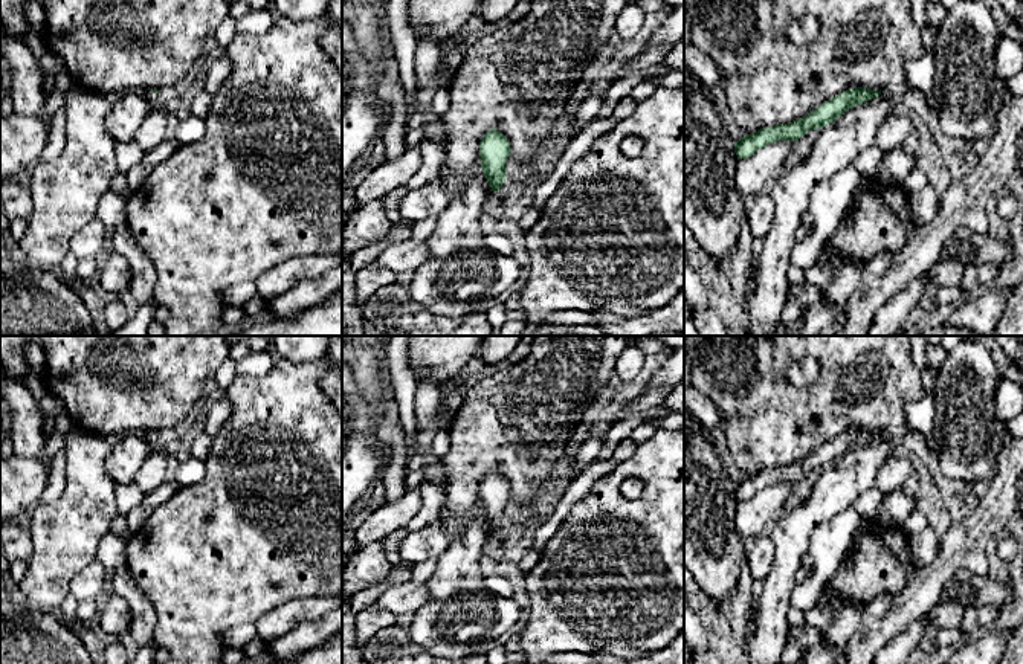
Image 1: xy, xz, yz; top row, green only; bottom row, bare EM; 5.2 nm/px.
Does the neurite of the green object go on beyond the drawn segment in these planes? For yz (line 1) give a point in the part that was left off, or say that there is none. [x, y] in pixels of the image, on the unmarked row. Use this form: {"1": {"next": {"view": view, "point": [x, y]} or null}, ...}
{"1": {"next": null}}

